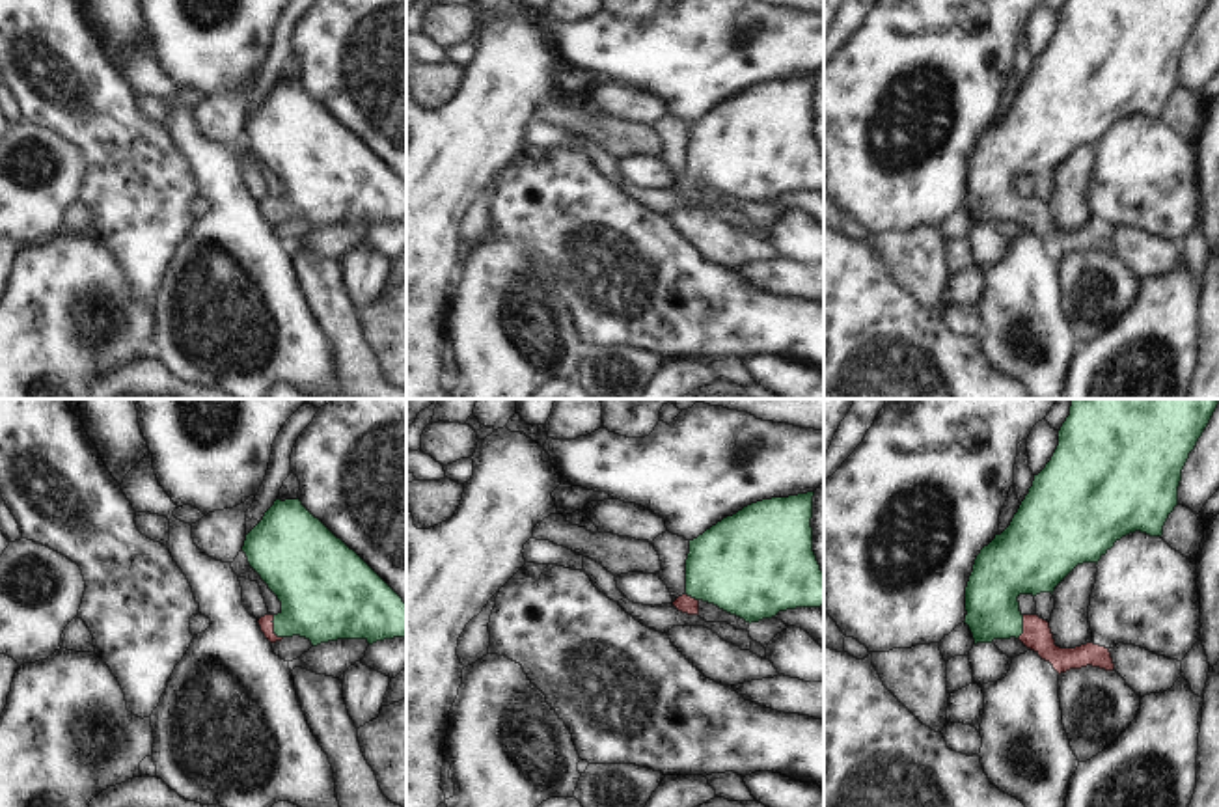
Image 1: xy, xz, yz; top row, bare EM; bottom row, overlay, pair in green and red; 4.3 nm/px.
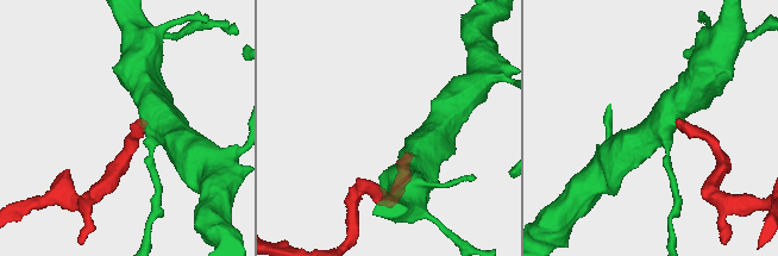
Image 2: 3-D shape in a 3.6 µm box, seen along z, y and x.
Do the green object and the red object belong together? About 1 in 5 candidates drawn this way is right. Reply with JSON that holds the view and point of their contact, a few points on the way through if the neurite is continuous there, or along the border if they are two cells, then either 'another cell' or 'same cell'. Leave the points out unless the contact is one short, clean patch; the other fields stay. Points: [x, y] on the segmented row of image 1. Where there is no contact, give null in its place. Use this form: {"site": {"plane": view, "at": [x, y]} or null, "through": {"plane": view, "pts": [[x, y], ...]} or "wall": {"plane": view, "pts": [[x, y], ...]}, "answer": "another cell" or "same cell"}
{"site": {"plane": "xy", "at": [274, 629]}, "through": {"plane": "xy", "pts": [[323, 597], [293, 621], [274, 629], [267, 627]]}, "answer": "same cell"}

